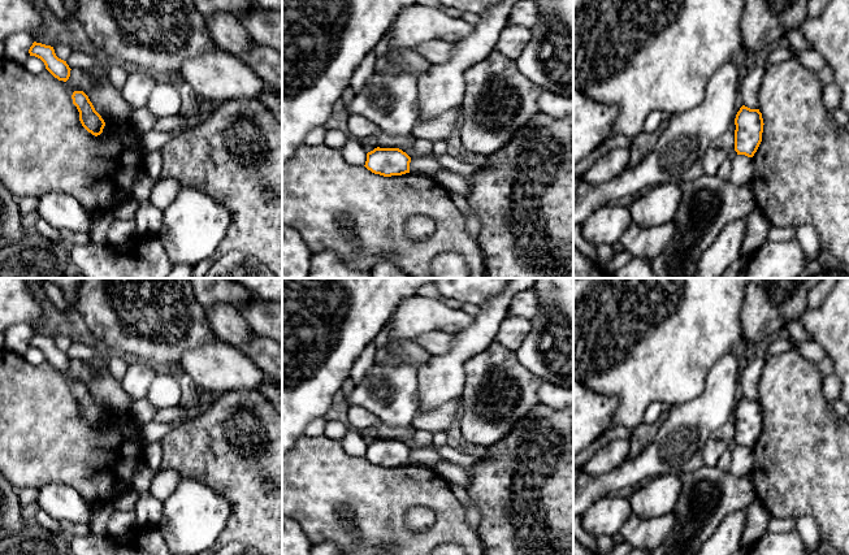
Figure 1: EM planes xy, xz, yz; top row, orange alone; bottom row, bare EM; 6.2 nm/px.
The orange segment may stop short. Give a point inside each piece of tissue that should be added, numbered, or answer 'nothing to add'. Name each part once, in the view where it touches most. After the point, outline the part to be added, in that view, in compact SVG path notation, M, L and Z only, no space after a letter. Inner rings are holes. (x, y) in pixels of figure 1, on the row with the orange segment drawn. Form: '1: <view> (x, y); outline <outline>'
nothing to add

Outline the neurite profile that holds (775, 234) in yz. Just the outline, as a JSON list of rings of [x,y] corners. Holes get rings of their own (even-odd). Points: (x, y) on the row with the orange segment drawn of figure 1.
[[[770,226],[767,240],[770,242],[787,242],[787,240],[796,240],[796,231],[793,227],[779,227],[779,226]]]

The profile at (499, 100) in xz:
[[[498,51],[484,61],[469,66],[463,77],[465,94],[460,105],[459,136],[464,151],[488,157],[502,149],[519,130],[541,112],[538,97],[546,90],[521,74],[515,60]]]

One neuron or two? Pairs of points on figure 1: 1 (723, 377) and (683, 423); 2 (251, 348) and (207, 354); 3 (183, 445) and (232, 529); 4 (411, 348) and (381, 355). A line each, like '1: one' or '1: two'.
1: one
2: one
3: one
4: one

